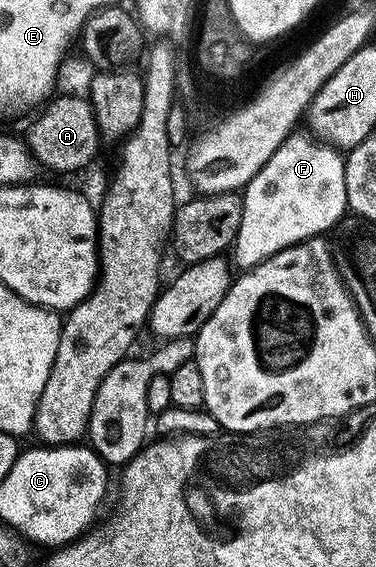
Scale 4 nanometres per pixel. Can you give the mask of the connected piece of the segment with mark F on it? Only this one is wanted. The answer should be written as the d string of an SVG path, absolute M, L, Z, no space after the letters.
M299 135L288 136L273 158L242 189L241 226L233 245L236 269L255 268L289 246L322 237L348 211L344 153L320 142L314 135Z

